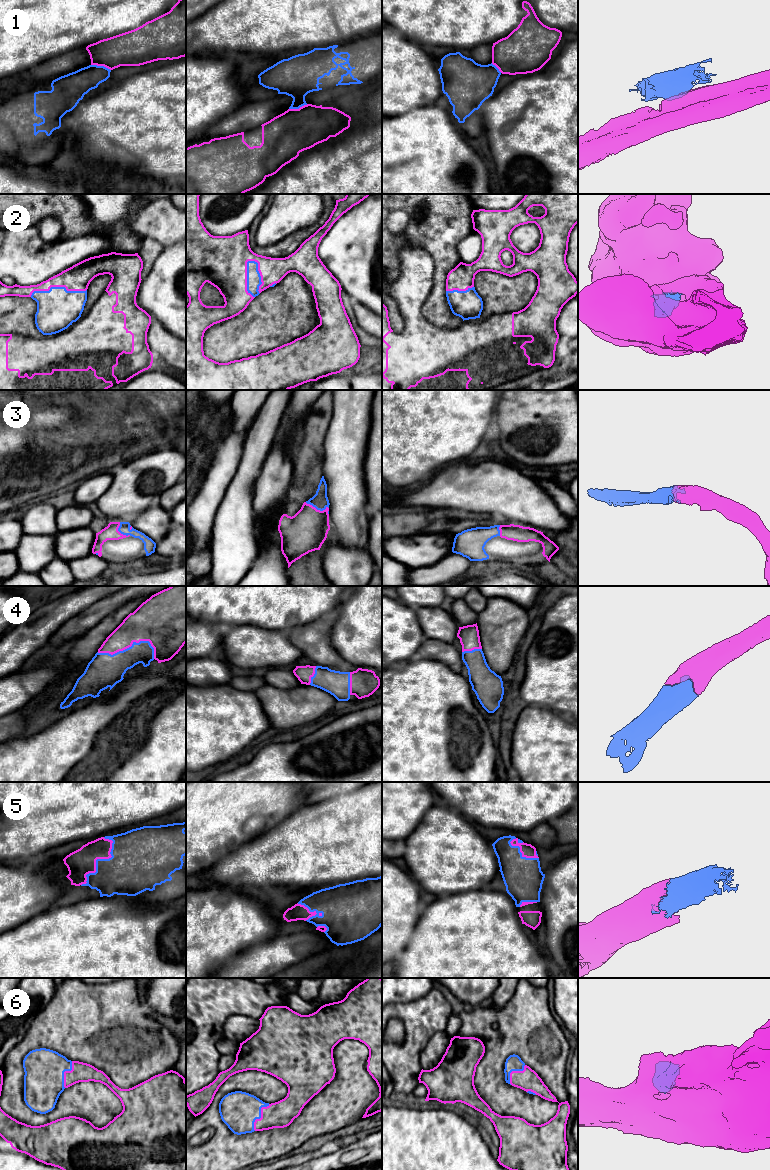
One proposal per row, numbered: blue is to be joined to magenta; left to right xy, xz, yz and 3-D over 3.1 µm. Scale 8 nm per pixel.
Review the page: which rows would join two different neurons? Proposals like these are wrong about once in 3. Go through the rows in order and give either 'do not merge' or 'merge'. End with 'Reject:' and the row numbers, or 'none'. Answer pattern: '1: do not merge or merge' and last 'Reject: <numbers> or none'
1: do not merge
2: do not merge
3: merge
4: merge
5: merge
6: merge
Reject: 1, 2

